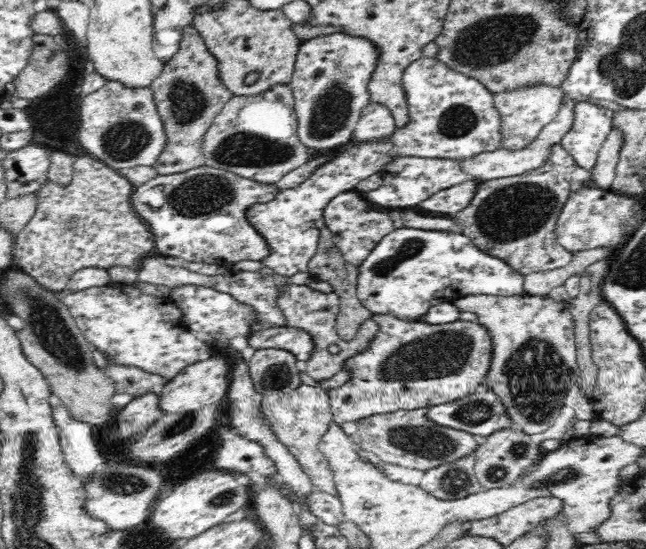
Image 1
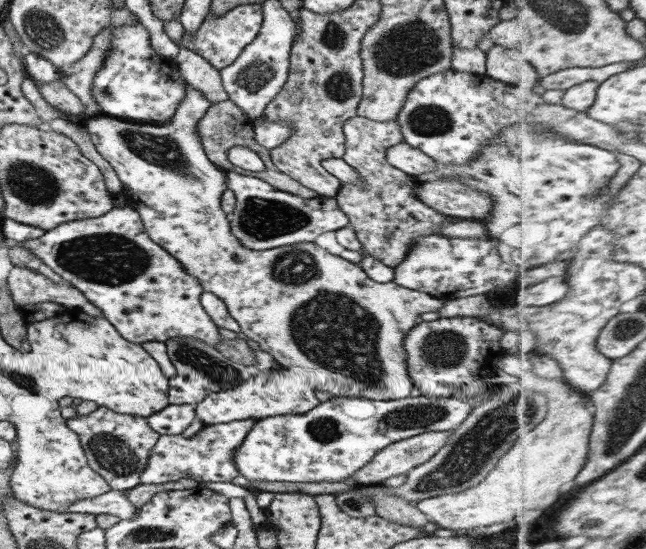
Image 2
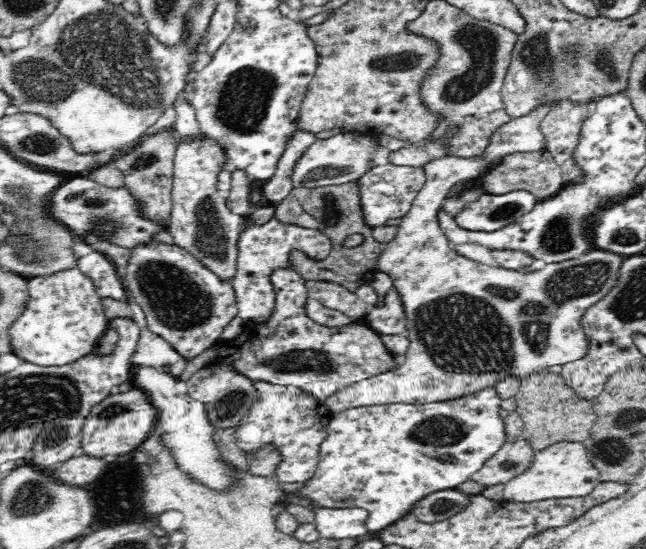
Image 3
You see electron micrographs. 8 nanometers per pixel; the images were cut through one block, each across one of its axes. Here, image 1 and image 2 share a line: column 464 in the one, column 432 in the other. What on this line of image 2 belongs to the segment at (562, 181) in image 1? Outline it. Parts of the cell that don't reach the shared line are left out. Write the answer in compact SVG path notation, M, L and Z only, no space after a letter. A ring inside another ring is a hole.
M355 115L343 123L342 131L345 150L341 157L345 164L353 167L360 181L340 183L334 199L339 210L348 218L348 225L353 229L362 249L381 264L393 269L405 258L412 240L438 234L440 226L451 218L416 199L414 190L418 184L415 178L393 168L384 160L385 151L390 146L404 142L396 118L377 122Z

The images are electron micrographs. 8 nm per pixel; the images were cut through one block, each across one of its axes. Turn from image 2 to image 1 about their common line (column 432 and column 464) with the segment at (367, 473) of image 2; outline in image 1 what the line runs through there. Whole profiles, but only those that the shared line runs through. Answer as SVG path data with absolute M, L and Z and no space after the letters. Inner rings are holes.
M422 406L416 410L392 410L392 412L382 412L382 414L372 414L366 416L362 420L356 422L357 434L360 437L358 444L362 450L369 451L376 456L379 456L384 462L392 462L398 466L406 468L418 468L426 471L444 464L444 462L452 462L456 458L462 458L466 454L472 454L476 450L476 440L472 434L466 433L463 430L448 428L440 424L436 424L427 417L427 410L430 406Z

